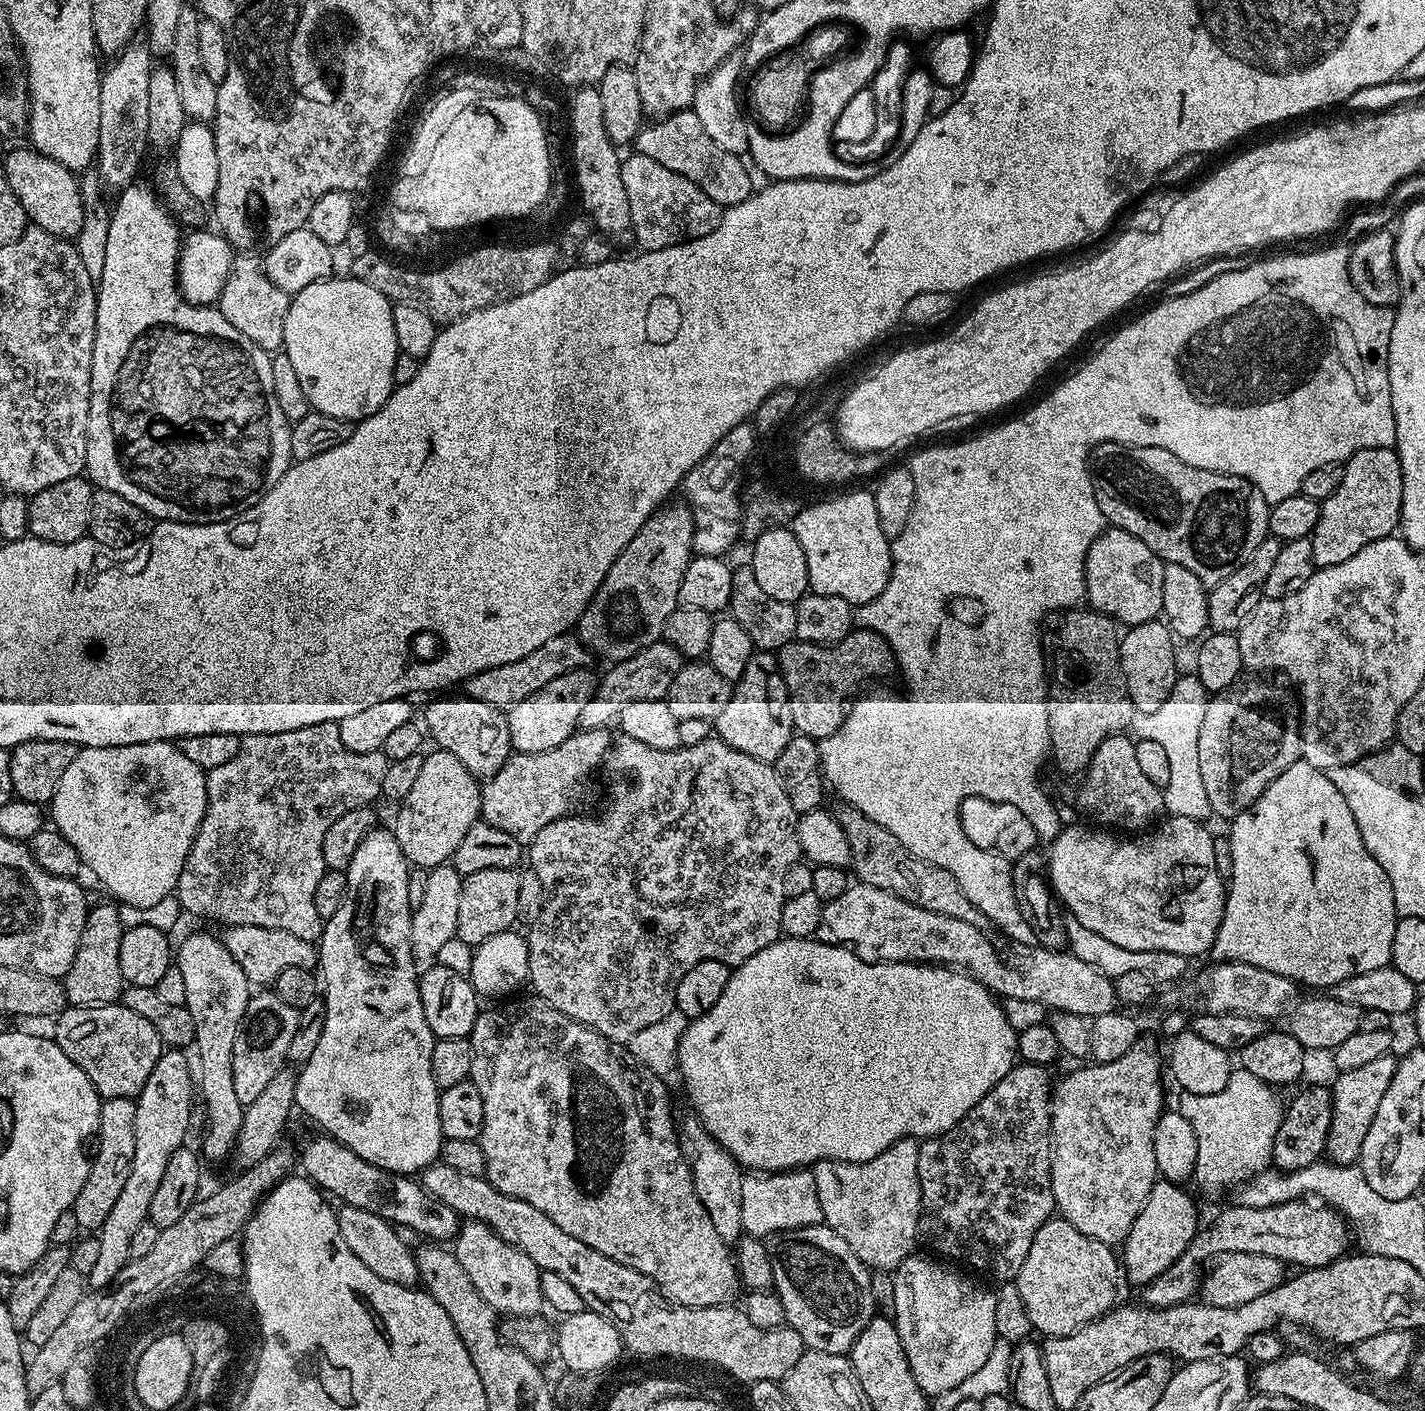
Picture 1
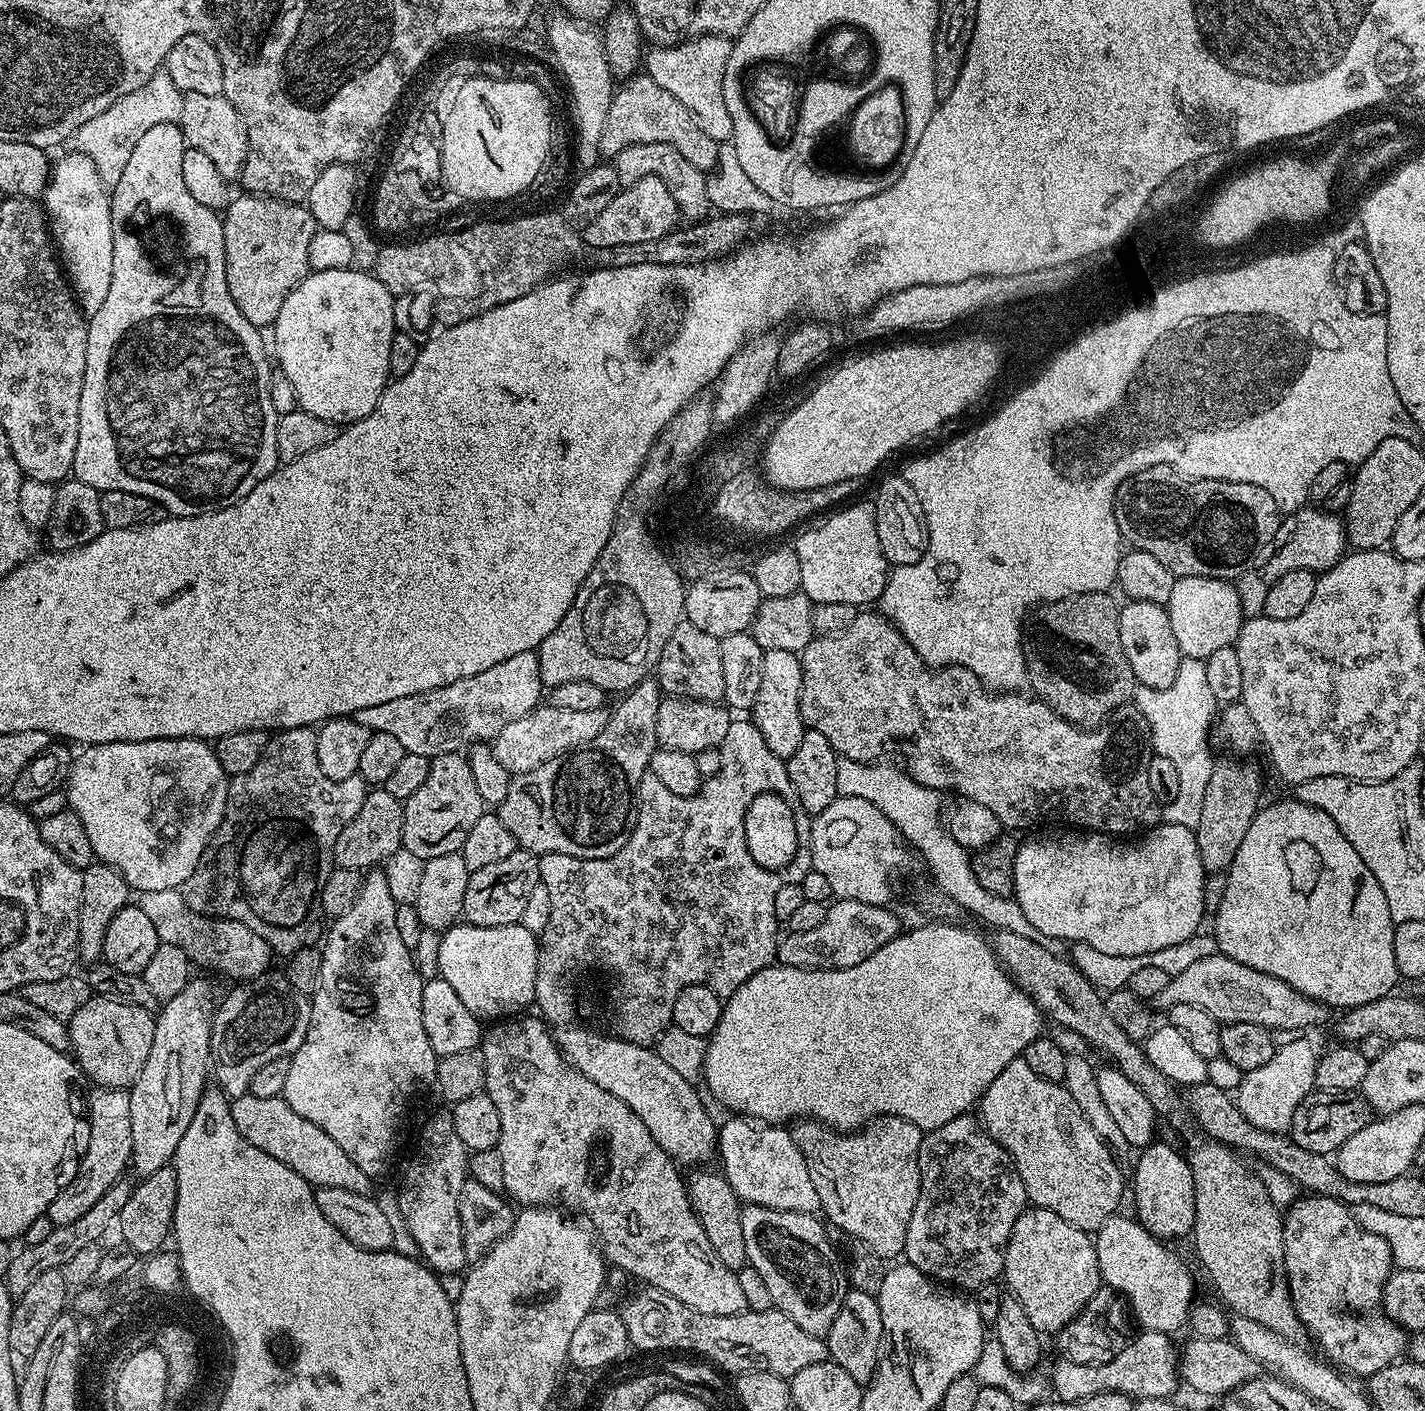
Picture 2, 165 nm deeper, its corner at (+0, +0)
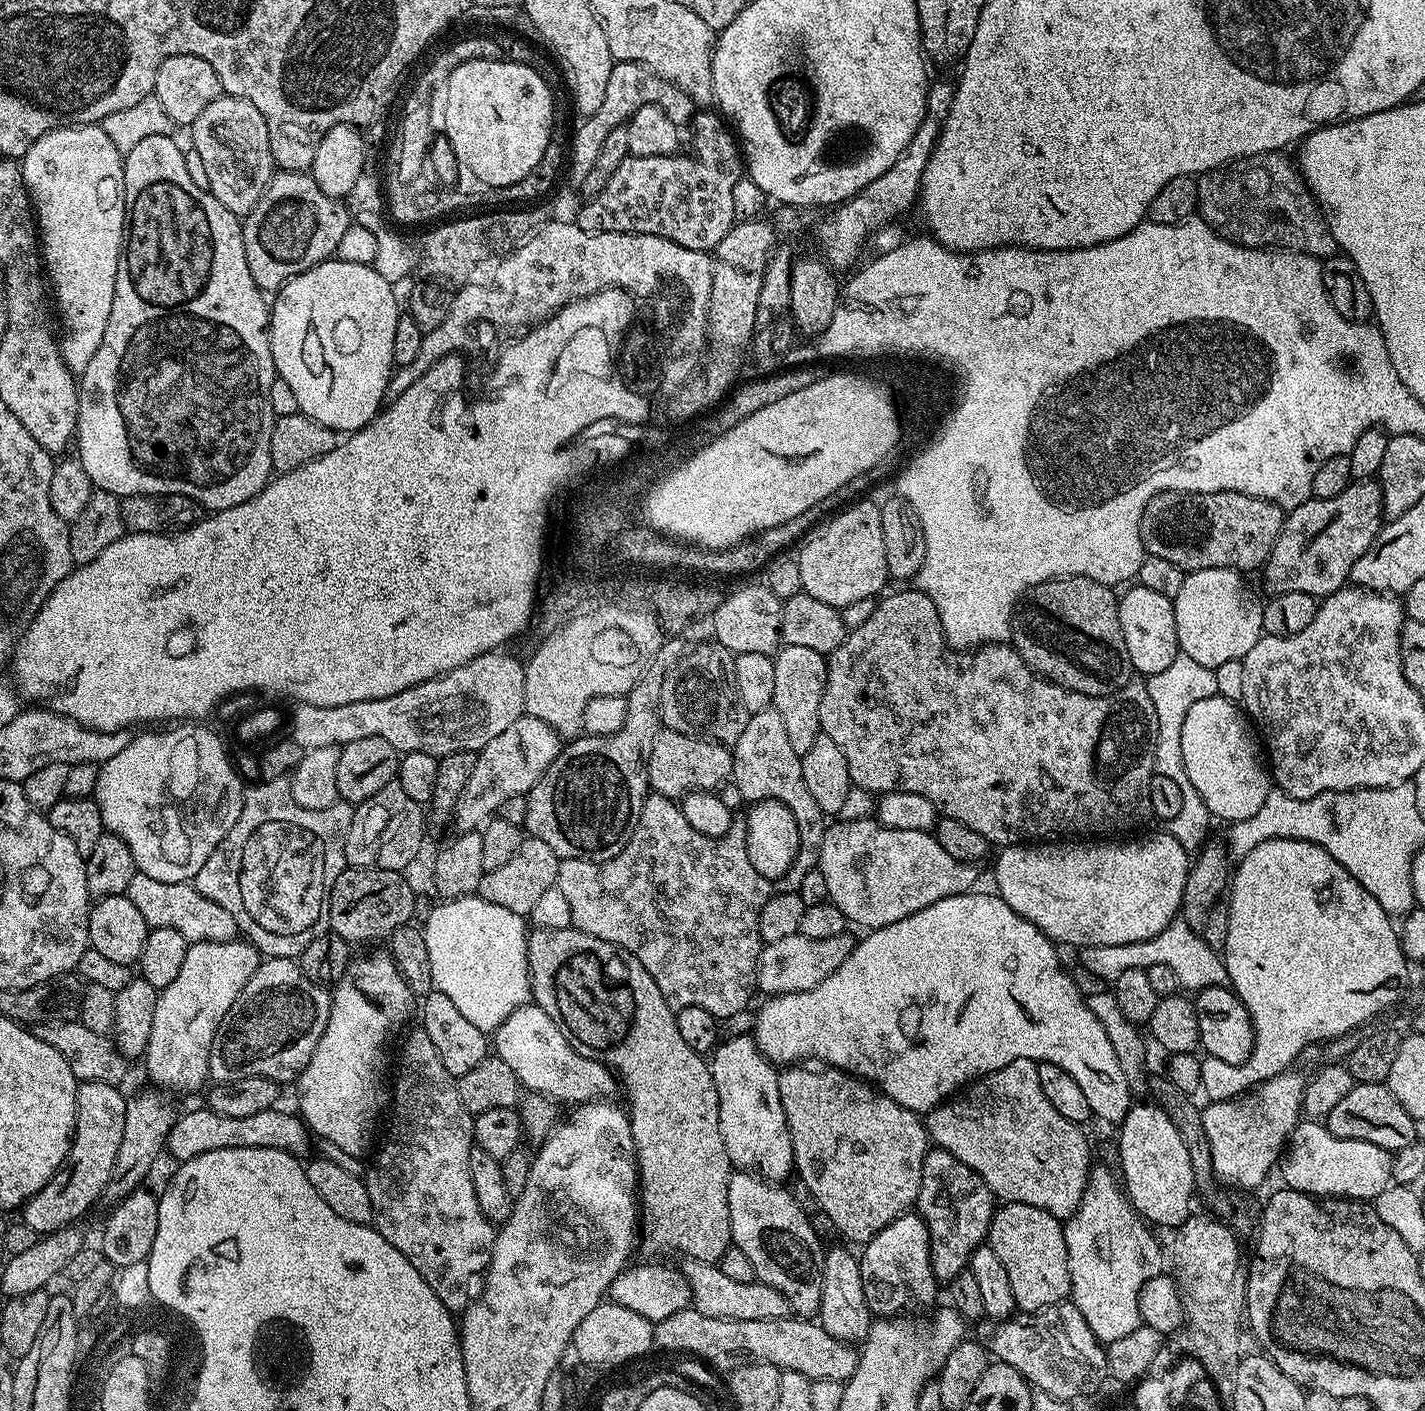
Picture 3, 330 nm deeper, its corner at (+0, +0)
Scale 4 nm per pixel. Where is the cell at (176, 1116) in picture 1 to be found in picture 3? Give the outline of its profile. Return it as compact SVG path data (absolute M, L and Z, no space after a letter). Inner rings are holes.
M244 938L230 942L198 942L189 944L186 959L182 961L182 970L174 977L170 986L159 989L154 1006L154 1026L150 1026L150 1042L148 1051L142 1057L142 1063L148 1067L148 1076L155 1087L160 1090L173 1088L176 1092L196 1092L209 1079L208 1063L210 1062L210 1046L214 1042L214 1034L226 1018L230 1006L242 994L242 990L254 978L258 966L262 962L262 953L256 945Z

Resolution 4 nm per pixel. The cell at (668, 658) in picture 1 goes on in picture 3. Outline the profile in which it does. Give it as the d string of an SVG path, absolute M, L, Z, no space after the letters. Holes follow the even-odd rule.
M527 714L520 716L518 718L518 722L512 723L512 725L509 726L508 729L502 730L502 734L498 734L498 738L493 738L493 740L491 740L490 742L486 742L486 746L476 753L474 770L470 773L470 782L466 782L466 790L462 790L462 798L460 799L460 801L458 802L458 806L456 807L456 811L454 813L454 821L456 820L455 831L457 833L477 831L477 829L479 829L481 825L493 819L493 817L495 817L497 813L499 813L502 802L527 797L528 791L533 788L538 781L540 781L540 779L542 778L542 774L546 774L546 770L554 762L554 758L560 753L561 747L561 737L556 735L556 732L554 731L554 729L552 729L551 726L549 726L549 724L547 724L546 722L542 722L538 718L534 718L533 716L529 716Z

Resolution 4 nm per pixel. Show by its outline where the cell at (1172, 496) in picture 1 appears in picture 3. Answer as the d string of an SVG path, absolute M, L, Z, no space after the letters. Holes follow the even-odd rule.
M1163 492L1146 506L1140 523L1144 551L1166 558L1185 573L1207 568L1259 569L1272 553L1284 525L1285 509L1241 492Z

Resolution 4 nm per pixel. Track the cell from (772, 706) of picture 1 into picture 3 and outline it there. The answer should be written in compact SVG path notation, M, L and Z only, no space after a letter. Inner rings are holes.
M784 644L774 656L774 698L772 707L782 714L782 723L786 726L786 735L790 738L790 746L800 756L810 750L814 738L822 733L818 706L822 702L822 690L826 686L826 670L828 661L825 653L810 650L806 646L790 646Z

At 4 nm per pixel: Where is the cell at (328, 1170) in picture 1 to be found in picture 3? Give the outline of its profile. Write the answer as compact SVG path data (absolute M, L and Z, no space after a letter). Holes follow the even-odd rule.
M201 1106L193 1112L177 1115L174 1126L168 1135L167 1155L172 1155L176 1162L194 1158L198 1154L206 1154L210 1150L226 1150L227 1148L273 1148L289 1152L297 1158L309 1155L308 1140L310 1133L307 1124L299 1115L291 1116L288 1112L280 1112L279 1107L262 1110L262 1114L253 1114L246 1118L226 1118L212 1108Z

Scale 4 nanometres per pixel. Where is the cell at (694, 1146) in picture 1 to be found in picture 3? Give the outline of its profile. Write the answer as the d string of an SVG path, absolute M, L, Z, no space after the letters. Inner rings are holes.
M535 1002L522 1005L494 1033L494 1055L502 1058L529 1093L547 1096L561 1105L575 1106L595 1101L597 1098L612 1098L618 1092L618 1077L607 1064L578 1054L552 1021L550 1014Z

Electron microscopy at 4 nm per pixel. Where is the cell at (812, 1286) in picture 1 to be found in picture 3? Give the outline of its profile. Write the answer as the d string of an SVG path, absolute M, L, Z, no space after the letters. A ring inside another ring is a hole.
M733 1171L728 1180L730 1230L734 1247L742 1250L756 1271L756 1279L774 1286L797 1317L812 1318L822 1302L822 1270L825 1245L820 1245L800 1204L776 1182L761 1180L751 1172Z

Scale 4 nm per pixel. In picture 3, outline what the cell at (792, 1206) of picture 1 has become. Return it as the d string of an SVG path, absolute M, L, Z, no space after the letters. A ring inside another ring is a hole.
M751 1035L730 1036L717 1043L710 1056L714 1086L718 1090L718 1122L722 1130L722 1142L733 1169L751 1172L761 1180L784 1182L794 1172L794 1146L790 1142L790 1130L786 1126L786 1114L778 1094L778 1072L758 1050Z

